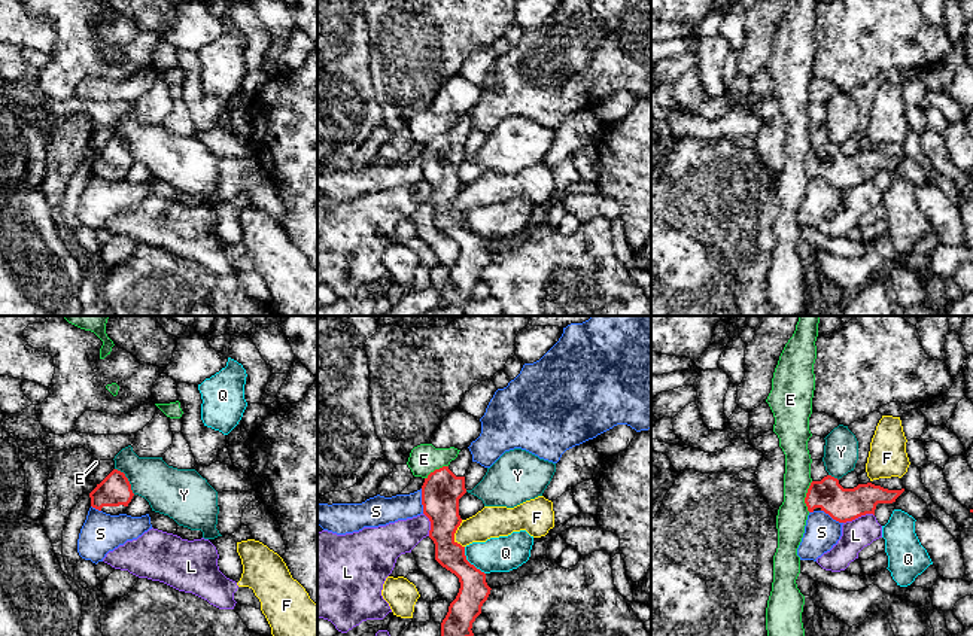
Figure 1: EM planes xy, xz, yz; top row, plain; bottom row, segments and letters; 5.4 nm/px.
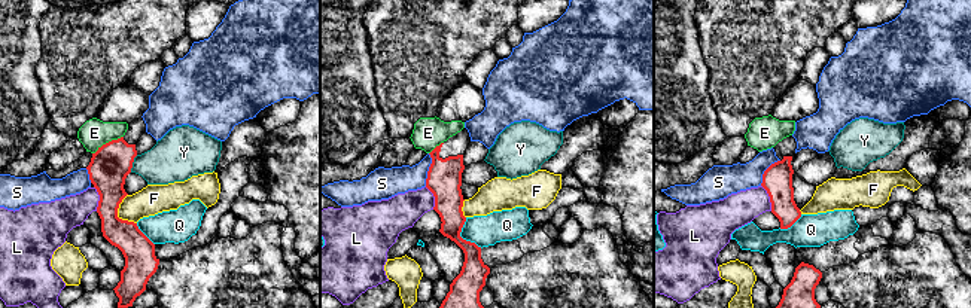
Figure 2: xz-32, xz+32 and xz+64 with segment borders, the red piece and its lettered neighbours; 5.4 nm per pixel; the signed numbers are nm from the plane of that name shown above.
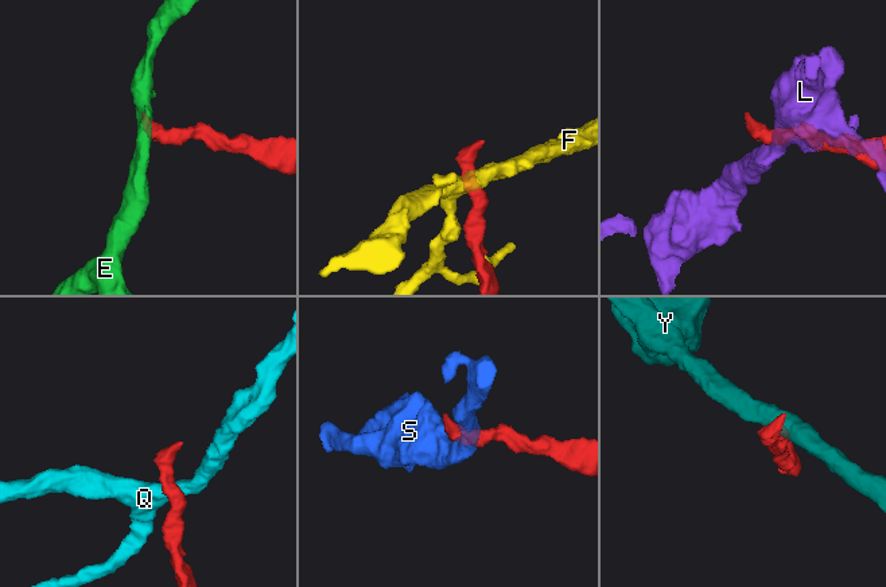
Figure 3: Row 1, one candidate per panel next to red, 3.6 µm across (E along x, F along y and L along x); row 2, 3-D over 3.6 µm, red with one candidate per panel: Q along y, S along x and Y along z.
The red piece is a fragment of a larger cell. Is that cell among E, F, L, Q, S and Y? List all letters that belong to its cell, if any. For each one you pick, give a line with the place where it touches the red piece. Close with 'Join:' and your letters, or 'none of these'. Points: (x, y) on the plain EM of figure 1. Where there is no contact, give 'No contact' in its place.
Join: none of these

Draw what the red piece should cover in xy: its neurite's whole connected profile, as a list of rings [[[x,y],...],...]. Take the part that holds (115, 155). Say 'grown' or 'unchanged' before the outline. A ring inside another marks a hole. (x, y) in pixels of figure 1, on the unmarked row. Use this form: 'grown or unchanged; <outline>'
grown; [[[113,136],[89,159],[91,173],[110,182],[124,180],[134,159],[124,139]]]

